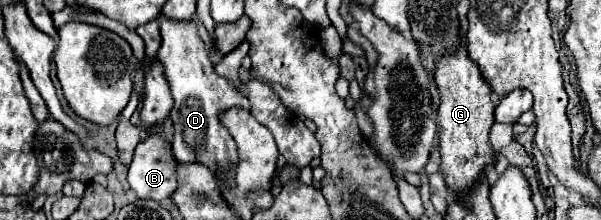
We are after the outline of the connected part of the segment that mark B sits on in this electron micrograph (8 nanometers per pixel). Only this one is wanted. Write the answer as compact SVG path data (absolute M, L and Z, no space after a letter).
M160 133L138 143L128 167L128 183L138 199L164 201L176 191L176 161L170 143Z

